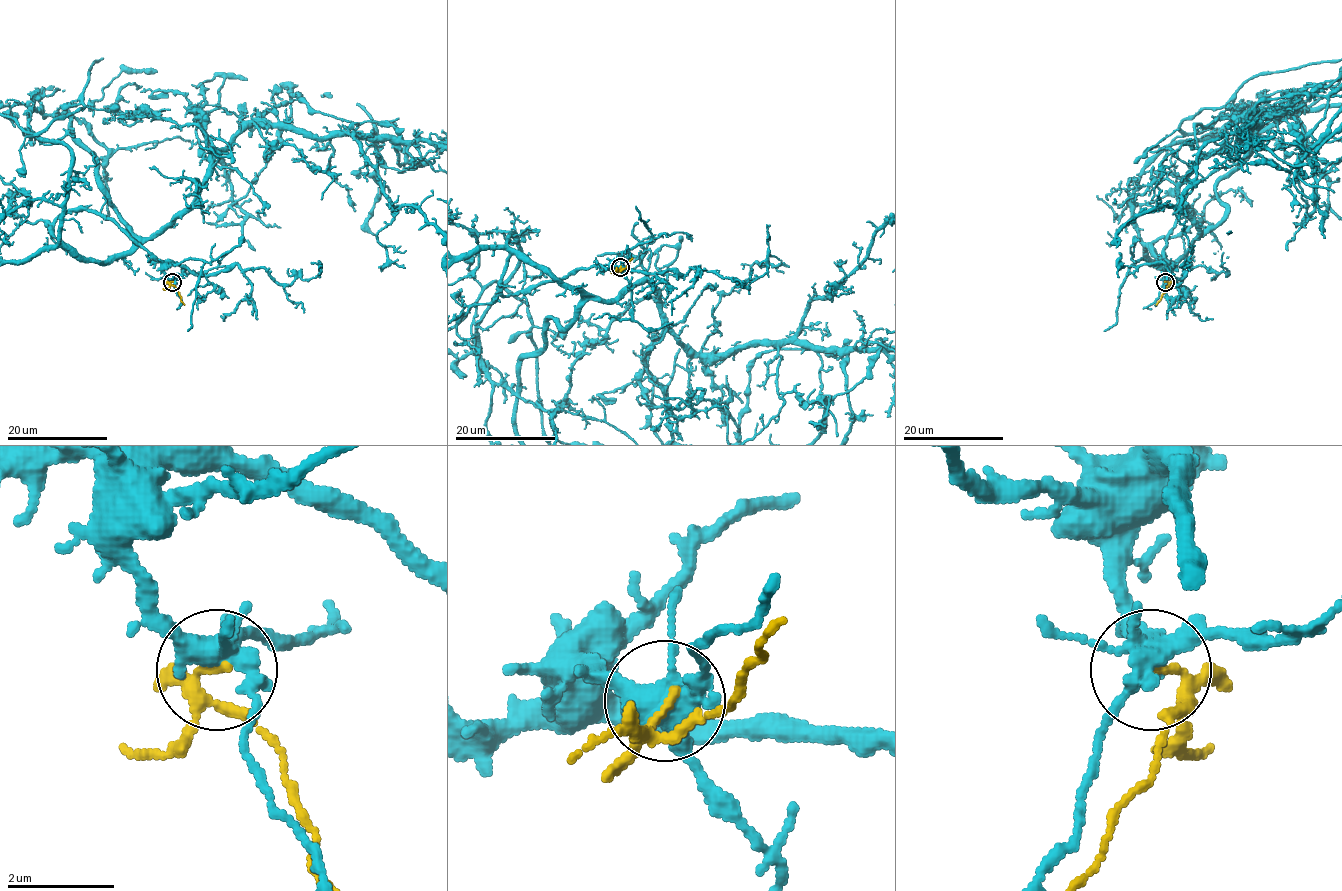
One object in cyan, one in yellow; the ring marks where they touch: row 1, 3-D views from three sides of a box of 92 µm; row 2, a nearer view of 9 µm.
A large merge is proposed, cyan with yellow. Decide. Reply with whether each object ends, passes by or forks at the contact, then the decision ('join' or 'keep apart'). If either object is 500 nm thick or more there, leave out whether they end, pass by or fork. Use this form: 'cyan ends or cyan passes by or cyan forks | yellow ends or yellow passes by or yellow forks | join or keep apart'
cyan forks | yellow passes by | keep apart

